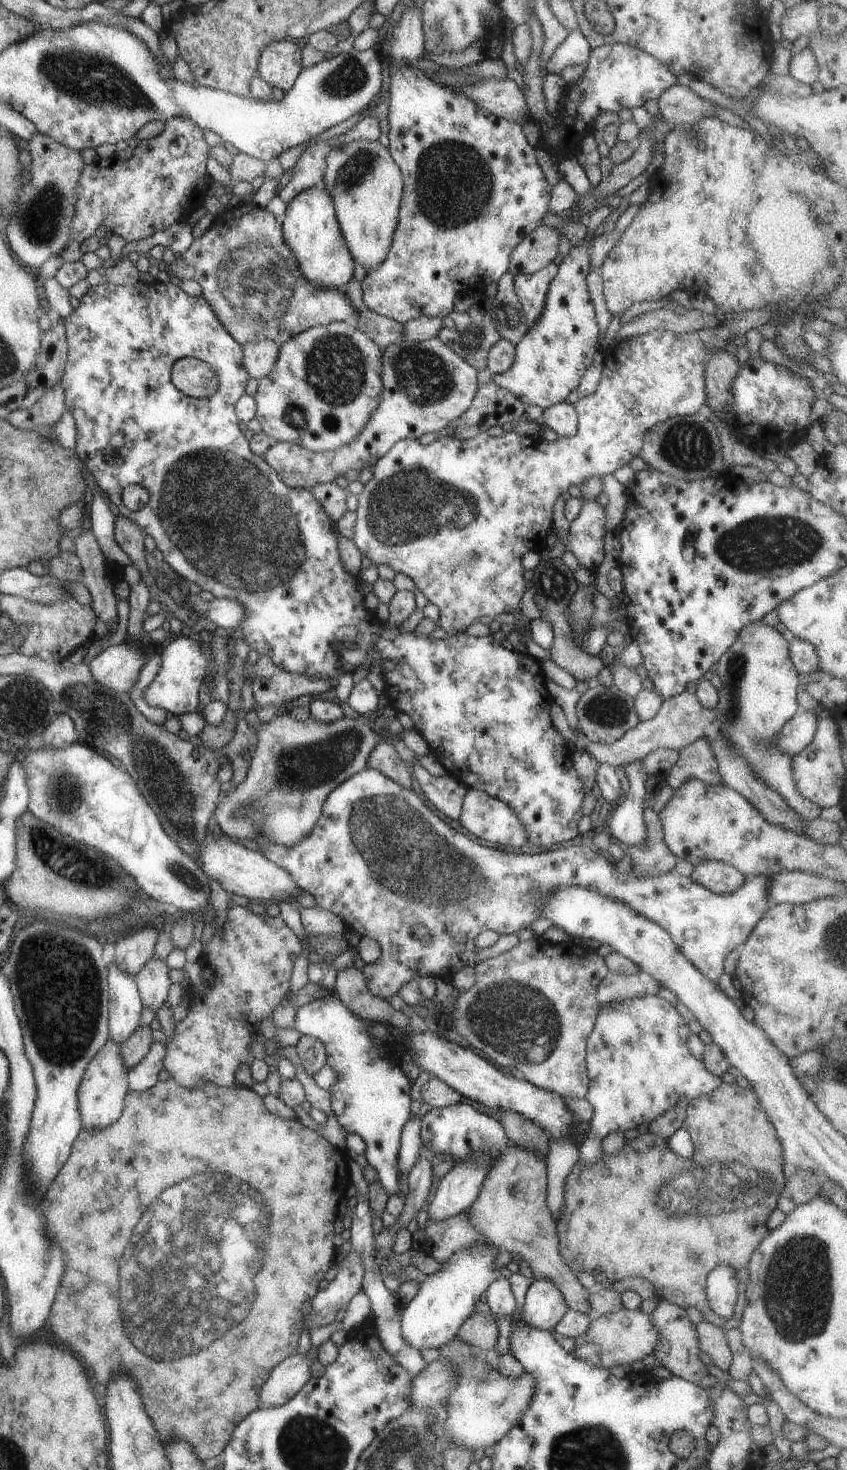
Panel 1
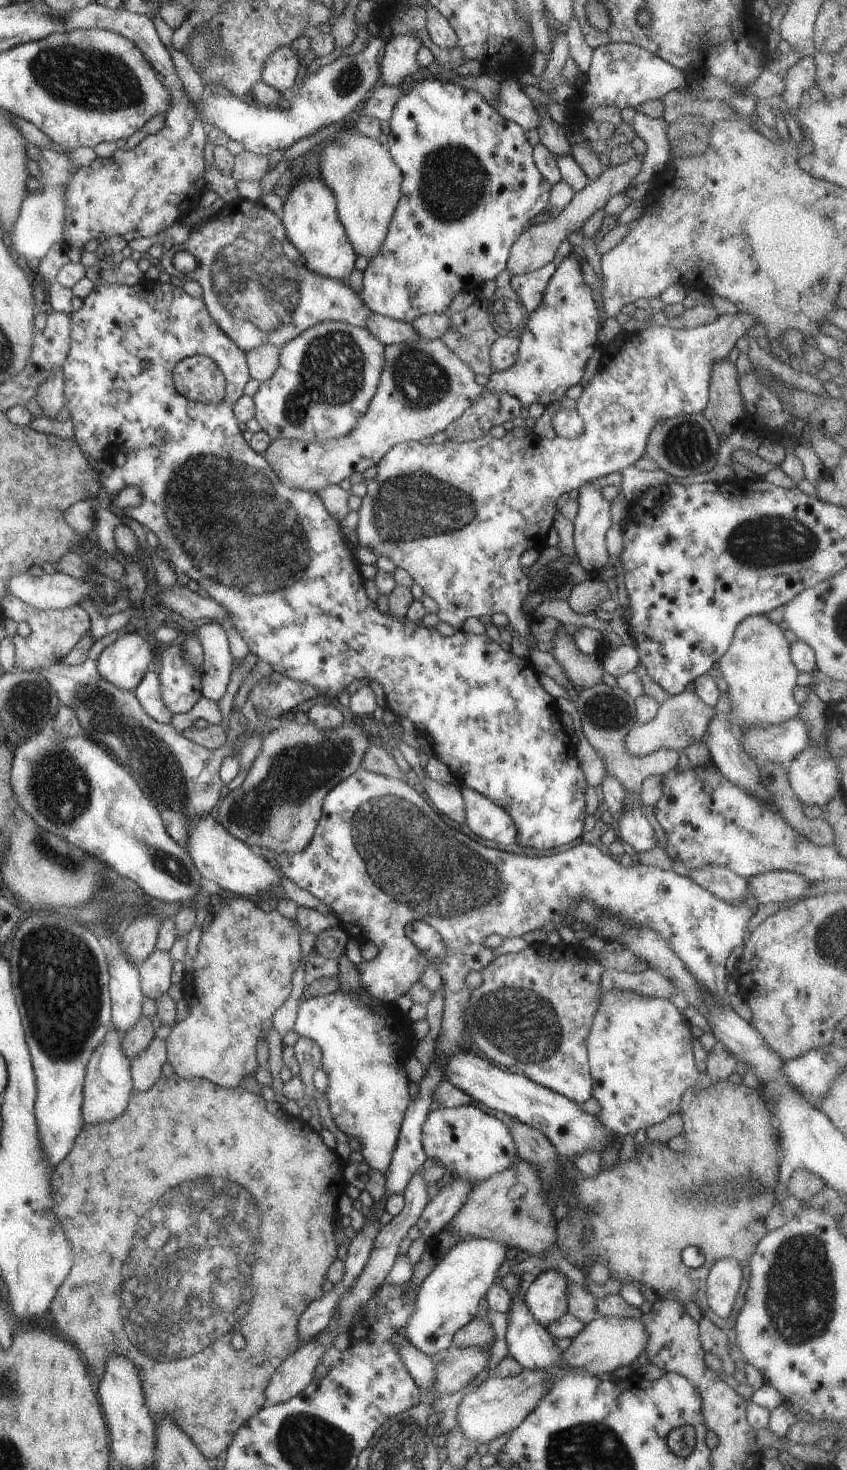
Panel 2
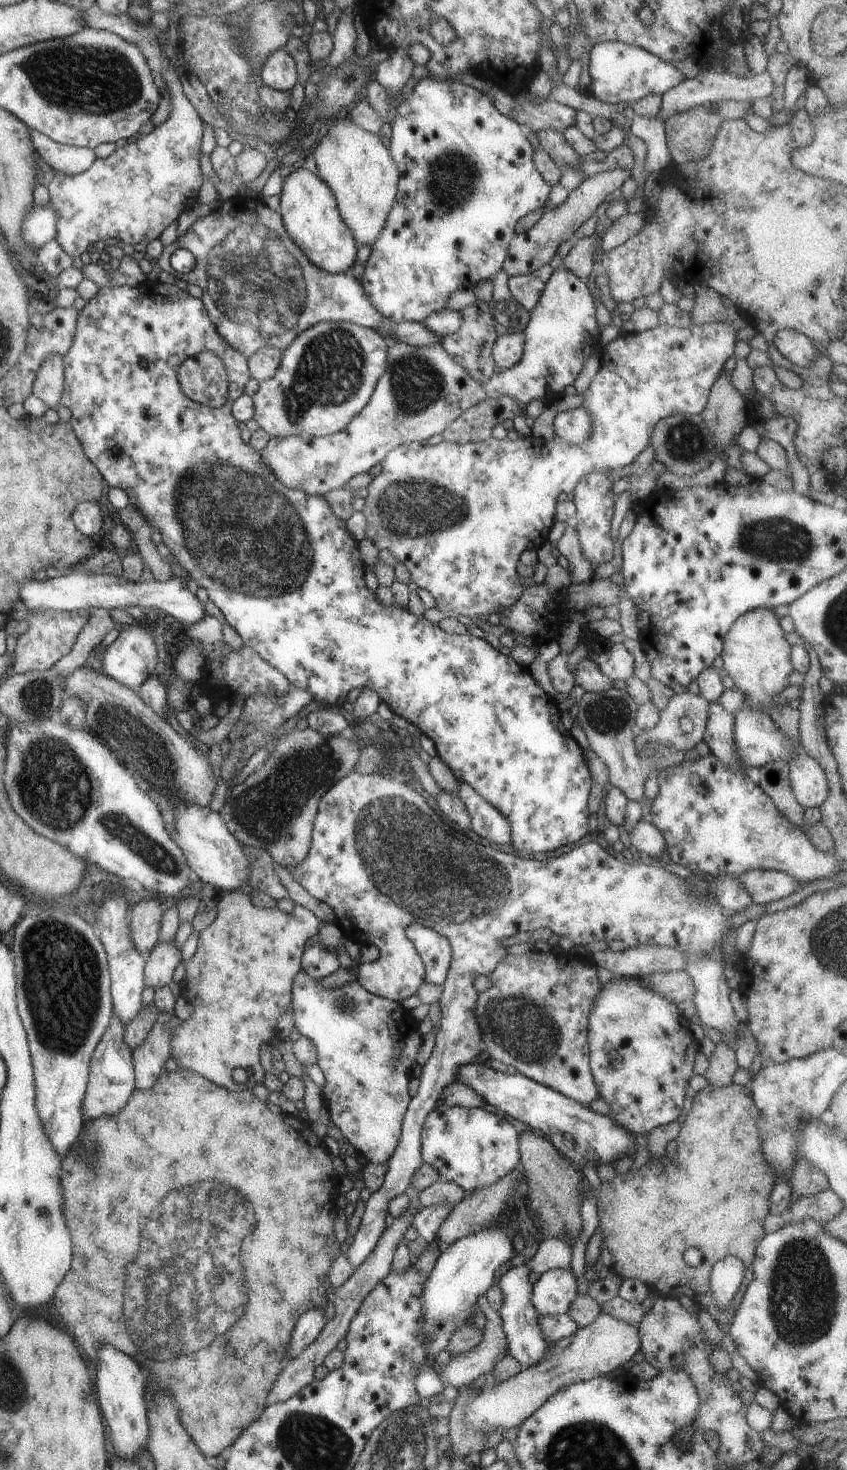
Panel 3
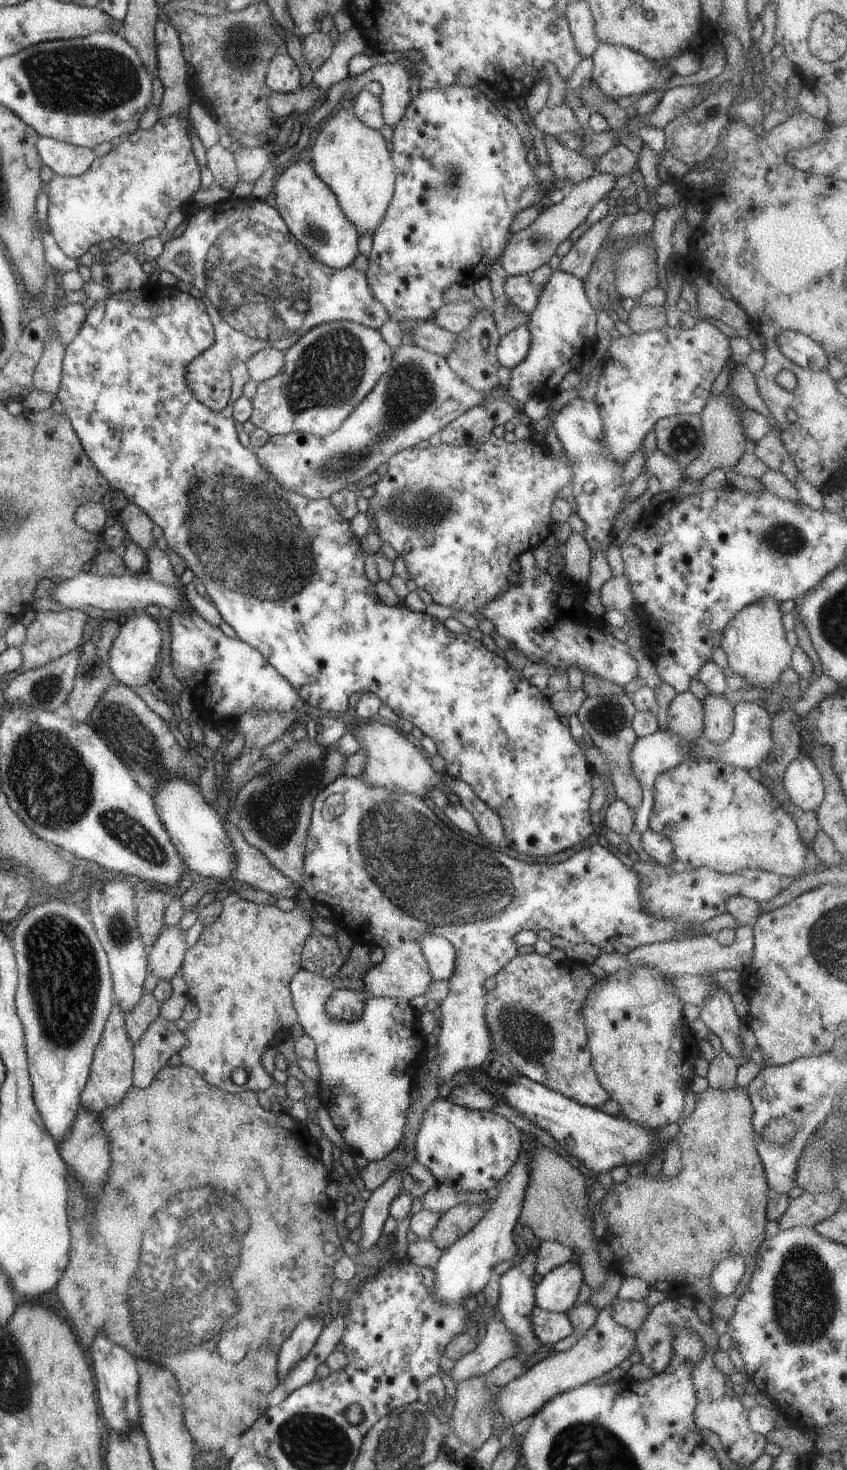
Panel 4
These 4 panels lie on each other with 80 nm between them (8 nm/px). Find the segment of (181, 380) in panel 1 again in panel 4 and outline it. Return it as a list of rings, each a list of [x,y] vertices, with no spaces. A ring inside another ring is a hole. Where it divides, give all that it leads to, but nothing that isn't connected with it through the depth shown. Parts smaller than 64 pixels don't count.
[[[233,194],[225,200],[211,204],[210,206],[203,206],[201,210],[197,210],[193,216],[187,220],[187,226],[185,226],[183,232],[177,236],[177,238],[166,239],[163,241],[163,252],[159,254],[159,257],[155,259],[155,264],[161,271],[170,272],[177,281],[187,282],[191,286],[194,286],[202,294],[201,300],[206,308],[209,321],[212,323],[214,331],[213,345],[203,350],[201,354],[198,354],[187,366],[185,366],[185,388],[191,392],[193,398],[197,400],[202,406],[205,406],[208,410],[219,411],[222,410],[229,403],[231,378],[229,372],[229,362],[233,360],[241,360],[241,362],[247,361],[255,352],[258,352],[261,348],[272,347],[275,350],[285,351],[293,342],[297,342],[297,338],[301,337],[301,334],[305,334],[307,330],[314,328],[317,324],[327,323],[330,321],[352,321],[361,324],[365,327],[370,327],[374,330],[379,328],[389,319],[387,312],[383,310],[383,306],[379,302],[375,302],[369,286],[367,286],[367,280],[363,272],[355,270],[353,266],[348,265],[339,270],[329,269],[327,266],[314,261],[314,259],[308,254],[306,248],[299,244],[293,236],[288,233],[287,226],[283,223],[279,212],[275,208],[271,208],[267,202],[263,200],[256,200],[251,196],[246,198],[237,198]],[[177,253],[186,253],[187,262],[185,264],[175,264],[172,255]]]

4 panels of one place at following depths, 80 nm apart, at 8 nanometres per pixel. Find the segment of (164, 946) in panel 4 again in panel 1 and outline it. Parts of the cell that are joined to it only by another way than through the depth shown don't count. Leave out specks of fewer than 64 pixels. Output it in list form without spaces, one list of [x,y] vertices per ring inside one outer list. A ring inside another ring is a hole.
[[[152,957],[134,976],[137,994],[143,1008],[151,1008],[151,1011],[156,1013],[161,1004],[166,1002],[170,984],[167,972],[169,969],[166,962]]]

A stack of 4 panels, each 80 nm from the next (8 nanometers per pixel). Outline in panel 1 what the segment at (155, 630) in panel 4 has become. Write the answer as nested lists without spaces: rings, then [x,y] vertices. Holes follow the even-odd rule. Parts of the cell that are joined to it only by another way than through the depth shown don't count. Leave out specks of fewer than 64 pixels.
[[[123,642],[109,646],[90,661],[89,674],[100,687],[127,693],[138,678],[144,656],[140,645]]]

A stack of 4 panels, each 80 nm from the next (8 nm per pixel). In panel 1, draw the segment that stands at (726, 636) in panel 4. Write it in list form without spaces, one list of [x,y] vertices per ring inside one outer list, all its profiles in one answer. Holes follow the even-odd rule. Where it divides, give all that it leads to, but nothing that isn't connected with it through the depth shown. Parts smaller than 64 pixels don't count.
[[[761,621],[743,626],[735,642],[717,660],[715,671],[721,680],[713,716],[719,724],[717,732],[737,750],[757,780],[771,788],[803,821],[814,820],[820,809],[797,792],[791,774],[793,756],[783,754],[775,744],[775,734],[800,710],[796,700],[799,675],[789,660],[782,634]]]

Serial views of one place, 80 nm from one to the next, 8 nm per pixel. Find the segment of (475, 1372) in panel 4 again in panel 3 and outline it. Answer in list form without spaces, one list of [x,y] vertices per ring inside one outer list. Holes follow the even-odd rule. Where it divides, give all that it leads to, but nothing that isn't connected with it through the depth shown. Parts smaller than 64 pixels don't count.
[[[483,1296],[477,1300],[476,1308],[478,1306],[483,1306],[483,1312],[487,1314],[483,1340],[471,1350],[461,1354],[450,1354],[449,1362],[441,1366],[438,1375],[445,1387],[451,1386],[457,1390],[467,1387],[479,1376],[492,1370],[497,1360],[507,1354],[501,1318],[496,1311],[489,1308]]]

